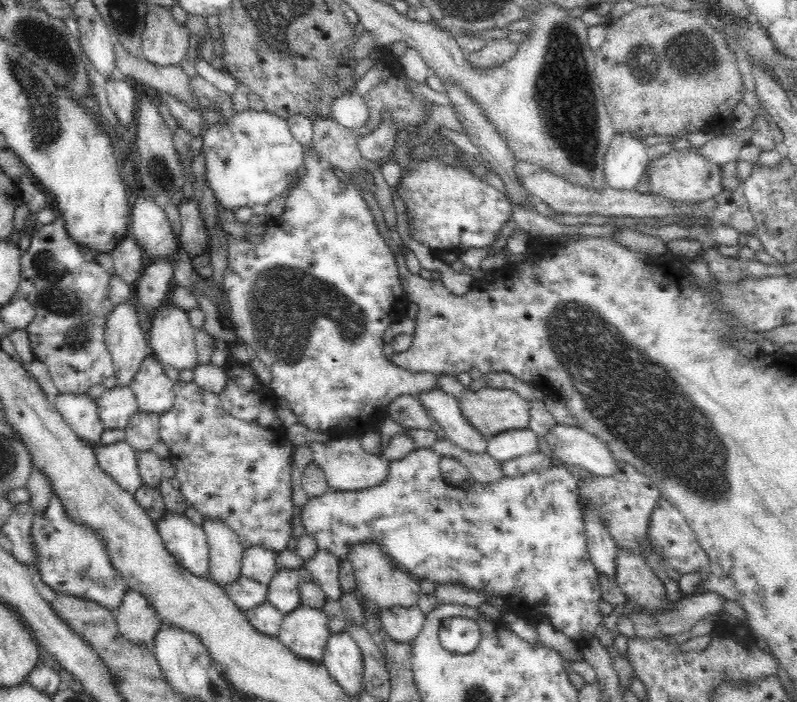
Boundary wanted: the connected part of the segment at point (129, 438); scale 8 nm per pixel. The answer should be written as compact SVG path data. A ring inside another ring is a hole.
M136 412L126 426L125 442L134 451L150 451L159 436L159 415L155 413Z

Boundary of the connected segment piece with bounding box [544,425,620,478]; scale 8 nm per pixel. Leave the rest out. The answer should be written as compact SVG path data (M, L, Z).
M556 425L544 437L562 463L579 466L602 478L612 478L620 470L606 444L582 428Z

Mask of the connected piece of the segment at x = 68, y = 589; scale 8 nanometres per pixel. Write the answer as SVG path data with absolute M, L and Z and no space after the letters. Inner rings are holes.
M50 486L50 497L48 503L42 512L35 512L32 516L32 526L30 526L30 539L33 548L36 550L38 564L35 565L35 571L40 574L40 579L46 586L49 586L57 594L66 594L80 599L91 600L100 603L100 606L109 608L112 612L120 606L122 596L128 588L125 578L112 566L111 558L108 558L108 548L104 543L104 538L91 527L80 524L72 518L64 508L61 498L53 491Z

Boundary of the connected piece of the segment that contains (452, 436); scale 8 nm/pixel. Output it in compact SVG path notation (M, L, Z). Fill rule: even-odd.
M441 388L416 394L422 407L431 418L437 422L440 429L445 433L440 438L448 440L458 446L462 451L472 454L487 452L488 436L472 426L472 422L462 414L459 400L446 394Z

